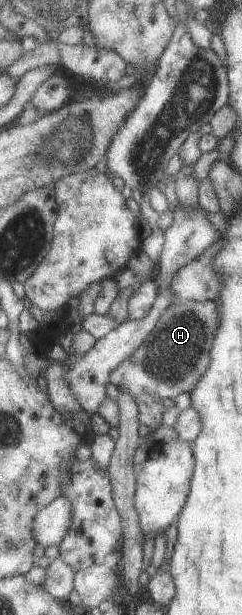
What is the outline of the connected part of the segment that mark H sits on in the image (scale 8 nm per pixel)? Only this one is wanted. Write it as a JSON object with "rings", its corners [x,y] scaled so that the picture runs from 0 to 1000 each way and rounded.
{"rings":[[[884,488],[715,494],[595,561],[463,610],[463,623],[492,633],[533,634],[562,647],[612,639],[678,650],[723,650],[752,639],[802,637],[876,589],[872,576],[905,535],[901,502],[905,493]]]}

